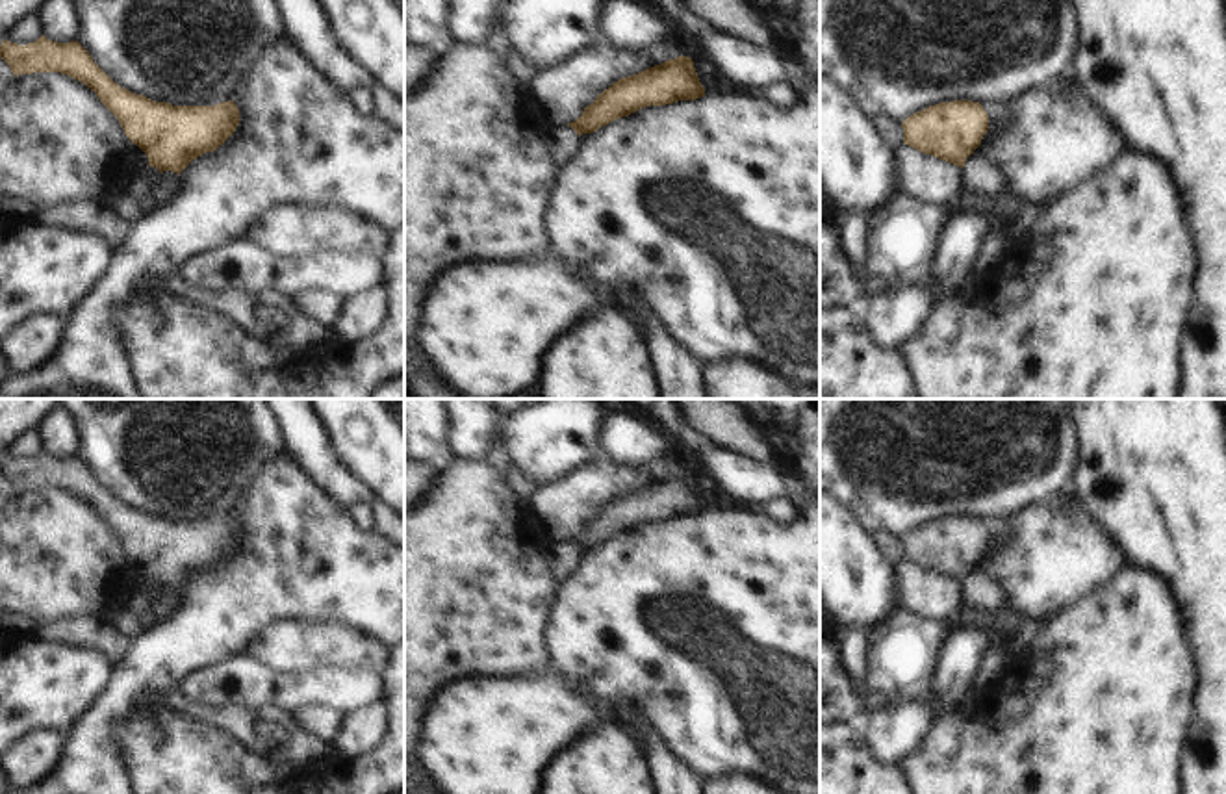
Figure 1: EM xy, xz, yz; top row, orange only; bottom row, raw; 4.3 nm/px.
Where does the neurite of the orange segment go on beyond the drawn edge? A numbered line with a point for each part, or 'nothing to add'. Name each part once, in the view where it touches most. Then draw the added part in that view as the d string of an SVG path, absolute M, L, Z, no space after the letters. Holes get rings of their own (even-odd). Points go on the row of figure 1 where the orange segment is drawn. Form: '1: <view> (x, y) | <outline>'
nothing to add

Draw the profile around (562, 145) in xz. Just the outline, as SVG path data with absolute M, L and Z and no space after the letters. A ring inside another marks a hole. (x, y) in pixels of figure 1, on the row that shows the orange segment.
M564 126L562 130L555 132L555 135L549 141L549 156L553 163L568 163L577 150L577 143L579 134L571 126Z

